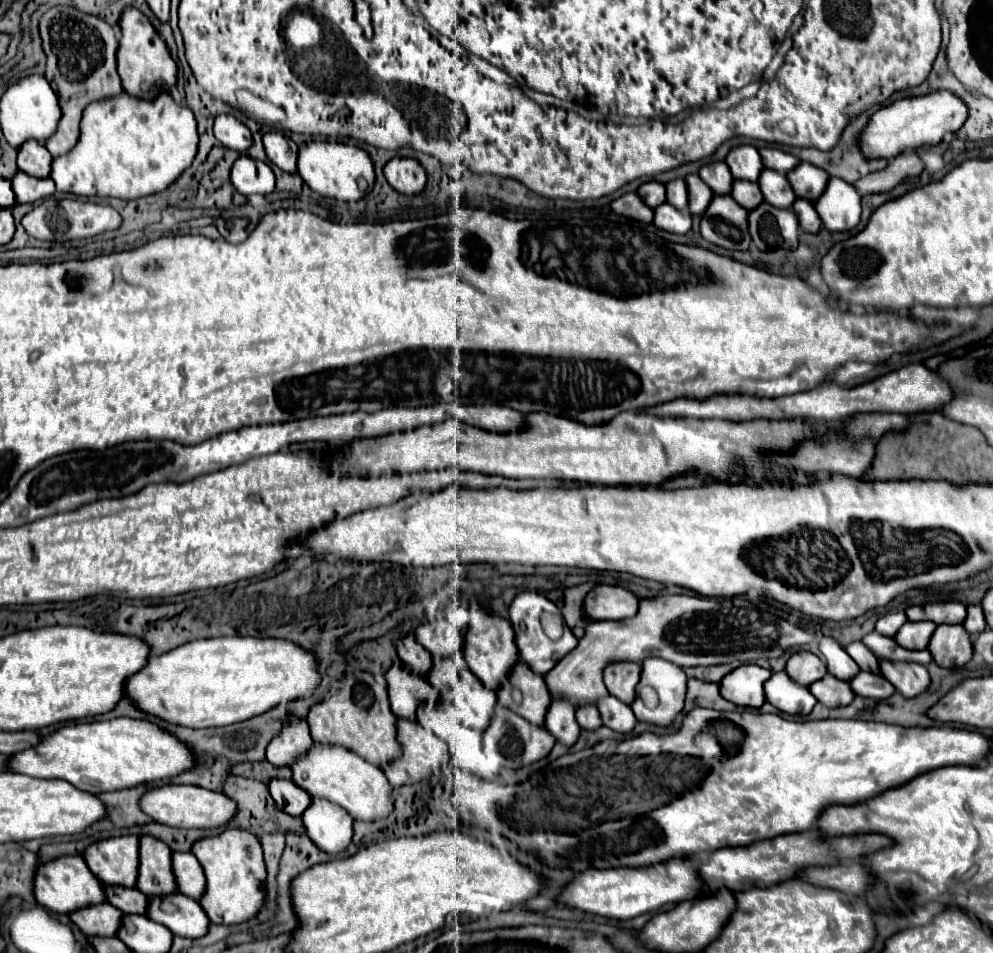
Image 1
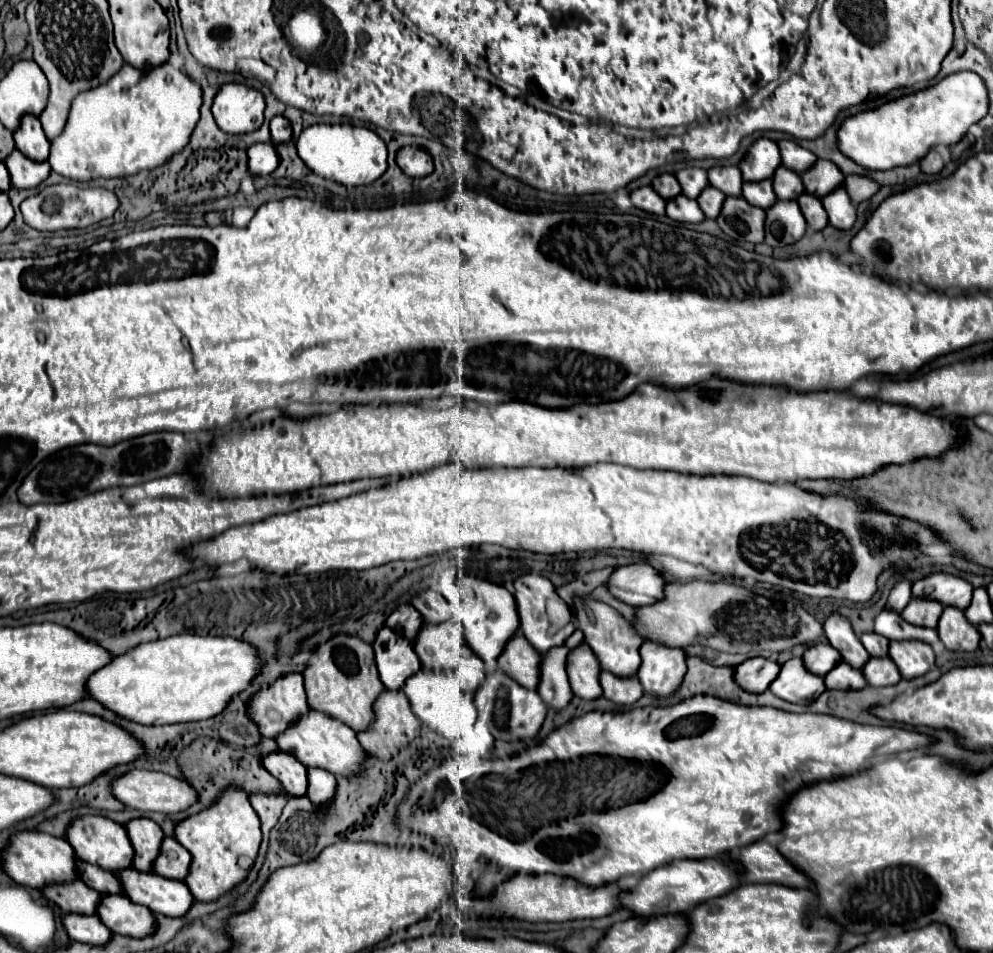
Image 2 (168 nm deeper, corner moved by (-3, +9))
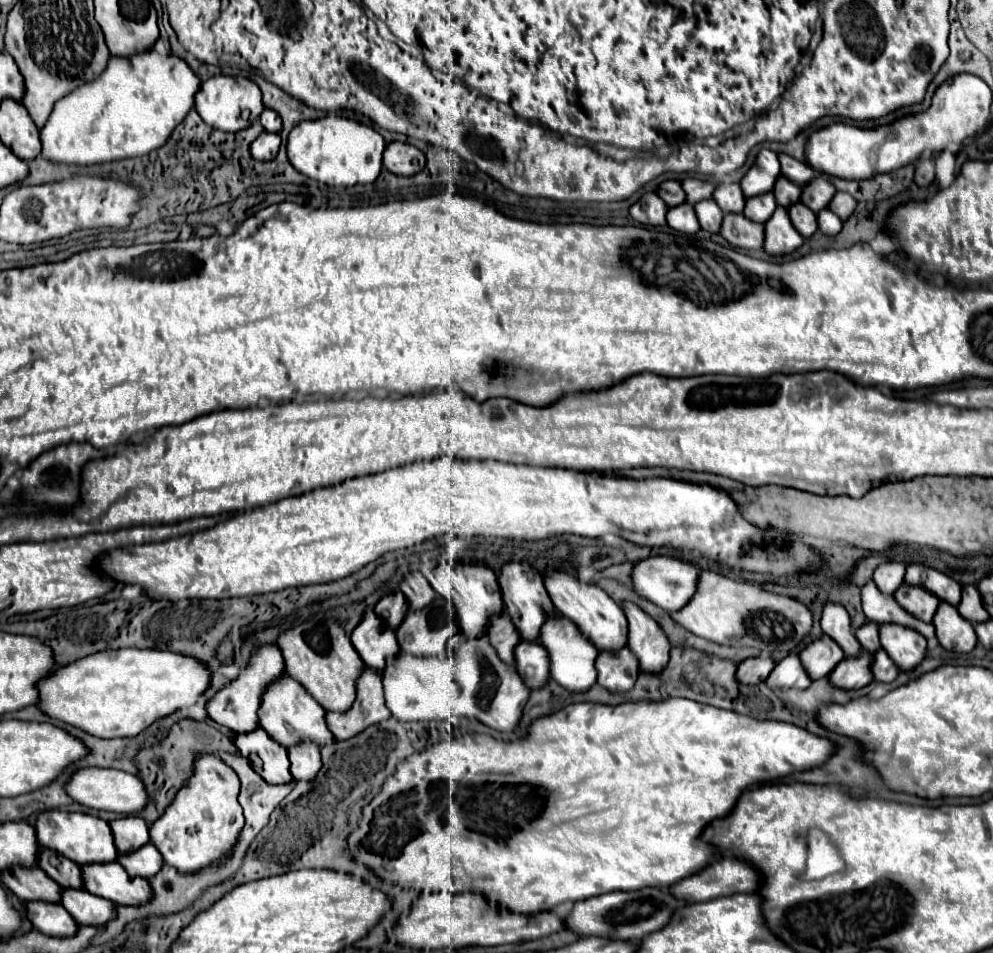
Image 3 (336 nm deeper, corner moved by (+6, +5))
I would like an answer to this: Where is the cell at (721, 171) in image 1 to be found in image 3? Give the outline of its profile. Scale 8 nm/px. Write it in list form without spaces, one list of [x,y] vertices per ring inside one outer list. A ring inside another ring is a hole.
[[[719,183],[713,191],[713,199],[717,201],[717,205],[723,211],[731,211],[731,213],[741,213],[745,207],[745,197],[741,193],[739,183]]]

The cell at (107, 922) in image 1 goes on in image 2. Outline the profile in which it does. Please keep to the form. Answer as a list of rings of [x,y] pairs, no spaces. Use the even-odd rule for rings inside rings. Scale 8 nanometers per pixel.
[[[74,879],[68,885],[48,885],[46,889],[40,891],[48,901],[56,903],[64,913],[94,915],[96,905],[100,901],[100,893],[84,885],[80,879]]]

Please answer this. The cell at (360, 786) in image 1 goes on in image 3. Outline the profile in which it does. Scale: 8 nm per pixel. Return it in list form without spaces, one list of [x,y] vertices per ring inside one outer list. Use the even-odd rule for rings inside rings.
[[[283,675],[279,681],[271,683],[269,687],[271,689],[265,691],[261,701],[259,725],[269,733],[273,741],[283,745],[285,749],[299,743],[315,743],[317,747],[325,747],[335,741],[333,733],[327,727],[325,711],[321,709],[321,705],[317,705],[317,701],[309,697],[309,693],[305,693],[305,689],[301,689],[297,681],[291,681],[289,675]]]

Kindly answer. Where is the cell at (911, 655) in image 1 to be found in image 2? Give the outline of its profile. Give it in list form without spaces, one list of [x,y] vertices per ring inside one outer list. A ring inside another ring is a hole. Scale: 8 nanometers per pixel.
[[[884,607],[884,611],[876,617],[874,631],[888,637],[888,639],[896,639],[896,641],[920,639],[930,645],[936,645],[940,641],[936,629],[922,629],[922,627],[910,625],[910,623],[902,621],[900,613],[894,613],[894,609],[888,609],[888,607]]]

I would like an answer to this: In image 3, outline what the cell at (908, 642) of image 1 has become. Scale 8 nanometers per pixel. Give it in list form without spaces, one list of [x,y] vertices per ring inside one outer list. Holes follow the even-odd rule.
[[[901,585],[893,597],[907,613],[911,613],[913,617],[925,623],[931,623],[933,613],[937,611],[937,605],[939,605],[939,599],[933,597],[933,593],[921,587],[911,587],[911,585]]]

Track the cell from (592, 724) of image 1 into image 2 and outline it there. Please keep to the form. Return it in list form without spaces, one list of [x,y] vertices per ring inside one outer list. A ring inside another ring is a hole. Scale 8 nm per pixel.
[[[580,643],[578,647],[570,649],[568,659],[566,659],[566,671],[570,677],[572,691],[578,697],[596,699],[602,695],[602,687],[598,681],[600,663],[594,651],[586,643]]]

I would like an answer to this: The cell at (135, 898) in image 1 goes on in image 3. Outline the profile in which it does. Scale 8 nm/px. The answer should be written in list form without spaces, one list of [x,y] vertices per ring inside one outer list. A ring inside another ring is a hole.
[[[41,847],[41,869],[65,889],[85,889],[81,867],[53,849]]]

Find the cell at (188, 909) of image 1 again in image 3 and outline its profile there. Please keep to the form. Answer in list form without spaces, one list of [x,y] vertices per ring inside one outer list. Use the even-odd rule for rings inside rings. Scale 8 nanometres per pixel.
[[[117,861],[109,865],[85,865],[85,889],[117,905],[147,905],[153,887],[143,877],[131,877]]]

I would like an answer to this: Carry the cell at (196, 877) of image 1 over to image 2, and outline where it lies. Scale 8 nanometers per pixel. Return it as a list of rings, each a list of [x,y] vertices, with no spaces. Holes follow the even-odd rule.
[[[164,837],[162,849],[154,861],[154,873],[168,879],[184,879],[190,867],[190,853],[172,837]]]

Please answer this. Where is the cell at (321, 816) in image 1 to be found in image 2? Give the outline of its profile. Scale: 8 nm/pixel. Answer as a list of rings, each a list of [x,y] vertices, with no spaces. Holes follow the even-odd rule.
[[[308,769],[308,791],[312,803],[324,805],[328,803],[336,793],[336,777],[332,773],[326,773],[326,769]]]

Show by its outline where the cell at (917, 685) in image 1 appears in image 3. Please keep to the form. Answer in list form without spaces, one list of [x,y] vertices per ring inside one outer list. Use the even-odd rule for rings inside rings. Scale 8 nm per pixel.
[[[881,625],[879,637],[881,647],[899,671],[913,671],[925,659],[925,637],[921,637],[921,633],[913,633],[913,629],[901,629],[901,625]]]

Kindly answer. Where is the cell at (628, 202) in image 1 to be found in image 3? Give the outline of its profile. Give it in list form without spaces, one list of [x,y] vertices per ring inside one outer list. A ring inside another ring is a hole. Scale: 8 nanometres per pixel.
[[[643,193],[641,199],[629,207],[629,215],[643,225],[665,225],[667,209],[657,193]]]

